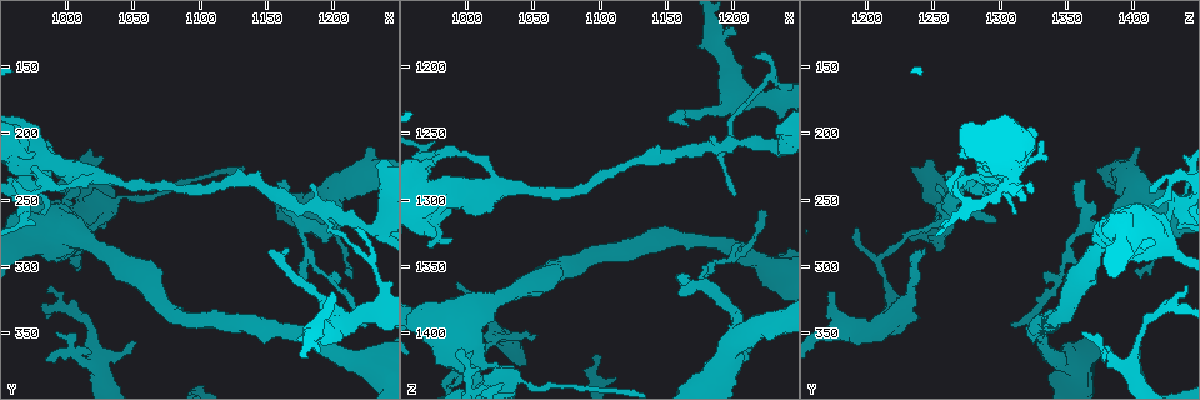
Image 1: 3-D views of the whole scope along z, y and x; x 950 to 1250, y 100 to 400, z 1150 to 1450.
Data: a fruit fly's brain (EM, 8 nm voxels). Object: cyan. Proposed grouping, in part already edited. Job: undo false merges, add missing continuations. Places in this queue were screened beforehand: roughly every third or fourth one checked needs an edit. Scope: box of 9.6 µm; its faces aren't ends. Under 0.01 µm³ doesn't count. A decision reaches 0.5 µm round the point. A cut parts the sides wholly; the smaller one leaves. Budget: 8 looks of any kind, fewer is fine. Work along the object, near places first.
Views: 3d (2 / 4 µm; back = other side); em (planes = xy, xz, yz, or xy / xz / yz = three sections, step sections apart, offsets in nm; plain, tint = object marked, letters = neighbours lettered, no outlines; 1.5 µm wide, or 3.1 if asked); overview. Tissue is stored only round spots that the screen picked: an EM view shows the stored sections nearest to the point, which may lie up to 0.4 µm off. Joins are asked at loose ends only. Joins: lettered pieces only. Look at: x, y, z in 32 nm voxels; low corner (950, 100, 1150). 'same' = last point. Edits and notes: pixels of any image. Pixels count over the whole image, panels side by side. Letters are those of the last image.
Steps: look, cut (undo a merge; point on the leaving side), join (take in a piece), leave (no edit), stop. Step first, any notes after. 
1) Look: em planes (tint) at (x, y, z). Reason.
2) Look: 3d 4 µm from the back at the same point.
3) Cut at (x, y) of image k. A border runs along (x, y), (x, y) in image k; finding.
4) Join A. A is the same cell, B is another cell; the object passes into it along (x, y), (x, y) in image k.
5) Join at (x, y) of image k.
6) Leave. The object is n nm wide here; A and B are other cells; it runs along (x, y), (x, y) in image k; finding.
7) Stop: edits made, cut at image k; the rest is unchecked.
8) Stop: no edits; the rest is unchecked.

Look: 3d 2 µm from the back at (1052, 358, 1400). Branch stops here.

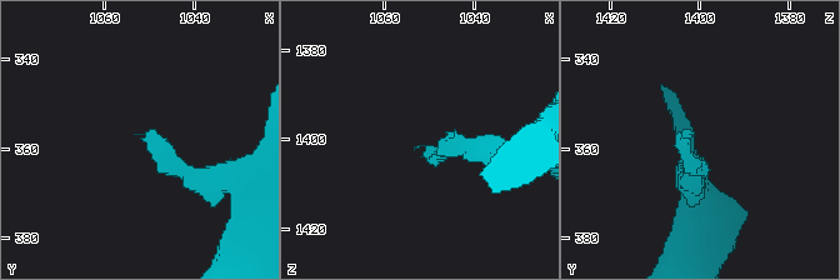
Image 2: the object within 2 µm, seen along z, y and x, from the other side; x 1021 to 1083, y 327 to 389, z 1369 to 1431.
Look: em planes (letters) at (1053, 358, 1401).

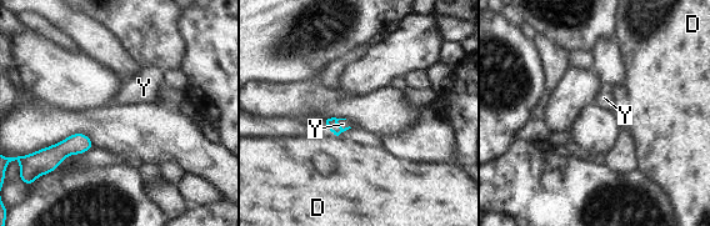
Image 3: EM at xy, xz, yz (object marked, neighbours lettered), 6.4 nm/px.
Join Y. The longest contact is with Y, 100 nm; Y is the same cell, D is another cell; it goes on there.

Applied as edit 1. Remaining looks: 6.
Look: overview.

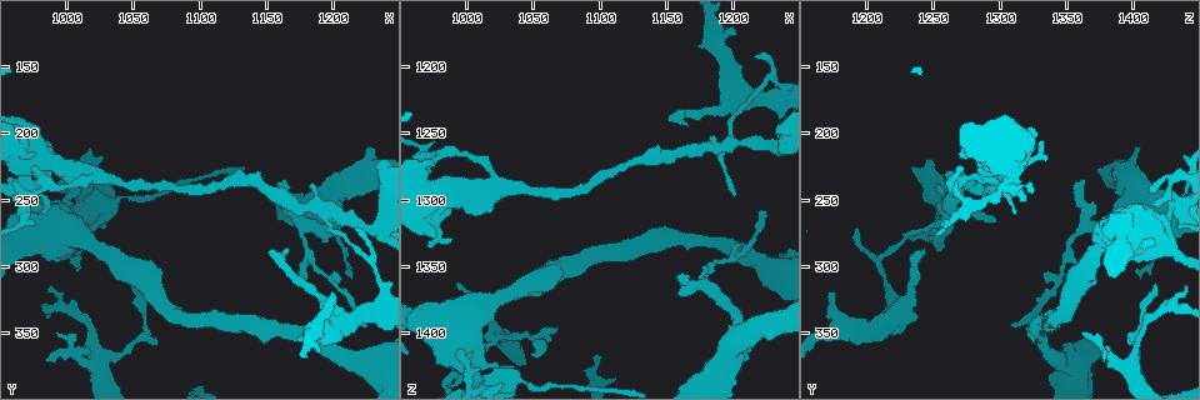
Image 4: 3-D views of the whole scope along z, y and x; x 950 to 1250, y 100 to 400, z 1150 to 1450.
Look: 3d 4 µm at (1032, 260, 1430). Thick turns thin.

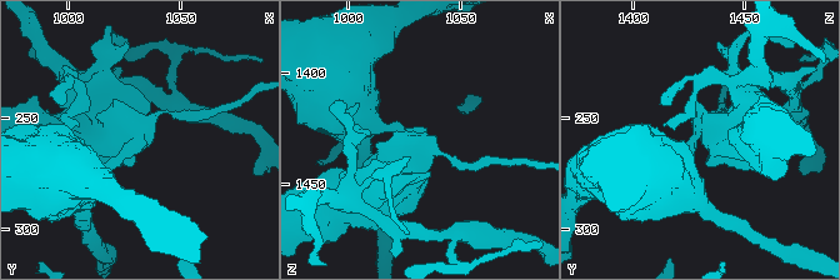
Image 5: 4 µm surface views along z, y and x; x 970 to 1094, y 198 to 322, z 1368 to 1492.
Look: em yz step 8 (letters) at (1031, 258, 1432). 3 arms meet here.

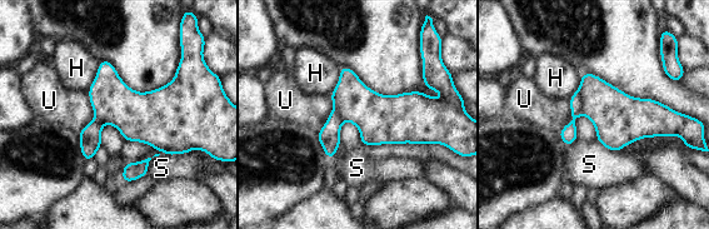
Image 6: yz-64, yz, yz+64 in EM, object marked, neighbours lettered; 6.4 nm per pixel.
Look: em planes (letters) at the same point.

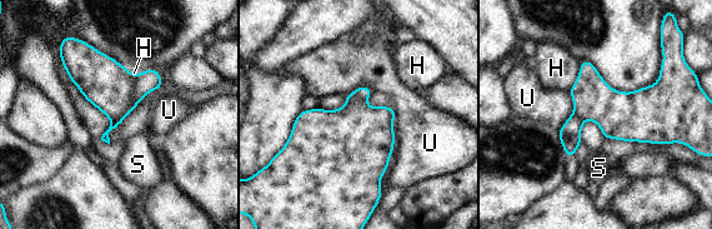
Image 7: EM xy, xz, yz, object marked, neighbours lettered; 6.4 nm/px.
Cut at (146, 81) of image 7. The object is 260 nm wide here; the longest contact is with U, 260 nm; H, S and U are other cells; two neurons meet here.

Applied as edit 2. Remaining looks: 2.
Stop: edits made, join at image 3, cut at image 7; the rest is unchecked.

